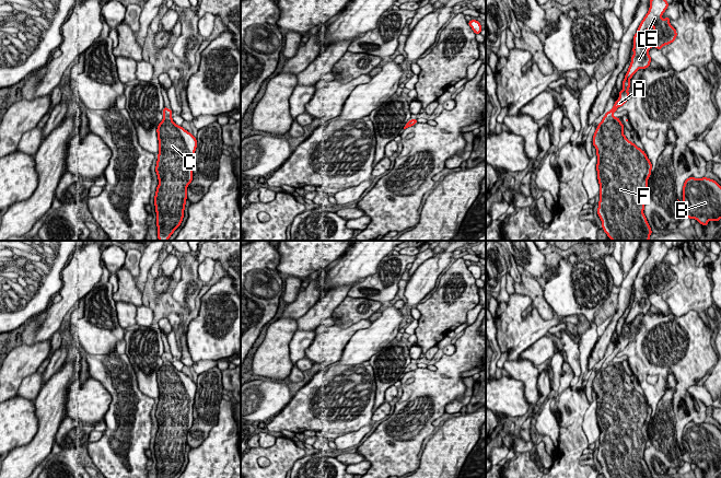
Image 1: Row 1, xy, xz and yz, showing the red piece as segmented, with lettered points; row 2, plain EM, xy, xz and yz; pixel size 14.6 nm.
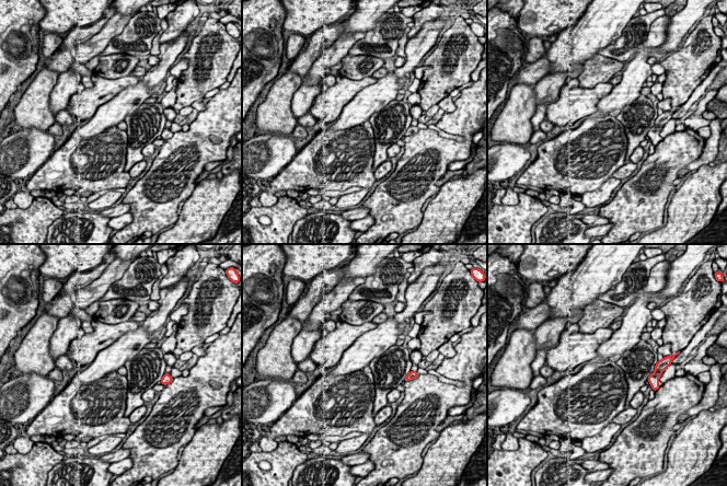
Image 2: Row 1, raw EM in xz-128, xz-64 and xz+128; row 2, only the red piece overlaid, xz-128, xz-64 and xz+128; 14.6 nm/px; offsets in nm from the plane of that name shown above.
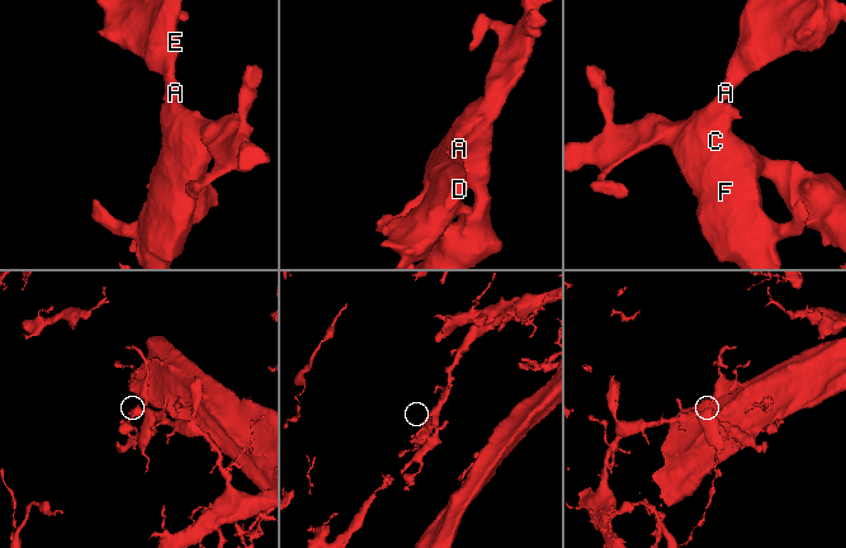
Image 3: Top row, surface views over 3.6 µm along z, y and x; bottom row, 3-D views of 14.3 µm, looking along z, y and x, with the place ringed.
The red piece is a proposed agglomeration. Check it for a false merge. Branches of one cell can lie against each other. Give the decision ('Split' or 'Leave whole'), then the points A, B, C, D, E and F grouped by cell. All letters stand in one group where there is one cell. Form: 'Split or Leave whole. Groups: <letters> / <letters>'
Leave whole. Groups: A B C D E F

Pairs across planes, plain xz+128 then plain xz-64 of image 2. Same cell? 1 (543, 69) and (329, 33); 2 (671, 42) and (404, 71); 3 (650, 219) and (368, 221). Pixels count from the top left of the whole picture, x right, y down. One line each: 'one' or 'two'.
1: one
2: one
3: two

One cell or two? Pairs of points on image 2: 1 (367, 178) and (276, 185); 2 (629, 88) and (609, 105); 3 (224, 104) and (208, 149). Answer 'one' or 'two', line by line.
1: one
2: one
3: one

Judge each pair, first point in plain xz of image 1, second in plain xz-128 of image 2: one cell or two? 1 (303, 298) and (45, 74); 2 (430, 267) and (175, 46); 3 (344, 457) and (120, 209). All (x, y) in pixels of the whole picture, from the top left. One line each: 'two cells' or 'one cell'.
1: two cells
2: one cell
3: one cell

